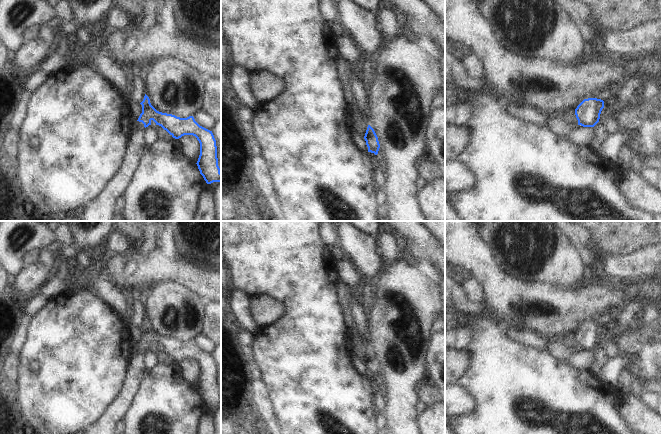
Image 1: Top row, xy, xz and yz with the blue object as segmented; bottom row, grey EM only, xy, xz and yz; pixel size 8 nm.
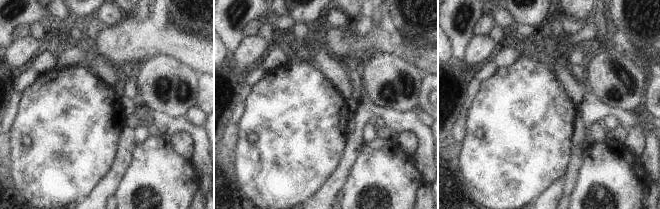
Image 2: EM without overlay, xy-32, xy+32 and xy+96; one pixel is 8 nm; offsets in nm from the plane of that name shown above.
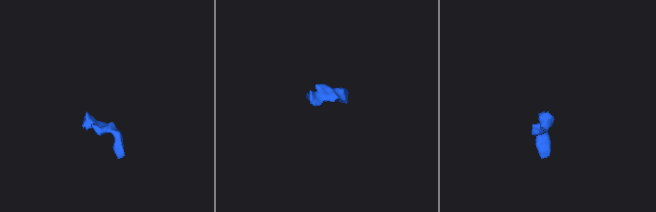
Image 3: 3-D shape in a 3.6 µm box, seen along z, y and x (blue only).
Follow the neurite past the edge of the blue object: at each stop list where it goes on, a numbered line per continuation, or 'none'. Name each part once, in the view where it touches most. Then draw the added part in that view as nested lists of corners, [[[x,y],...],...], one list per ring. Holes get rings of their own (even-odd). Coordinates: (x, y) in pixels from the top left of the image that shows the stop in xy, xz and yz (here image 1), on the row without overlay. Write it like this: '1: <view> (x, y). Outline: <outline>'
none.

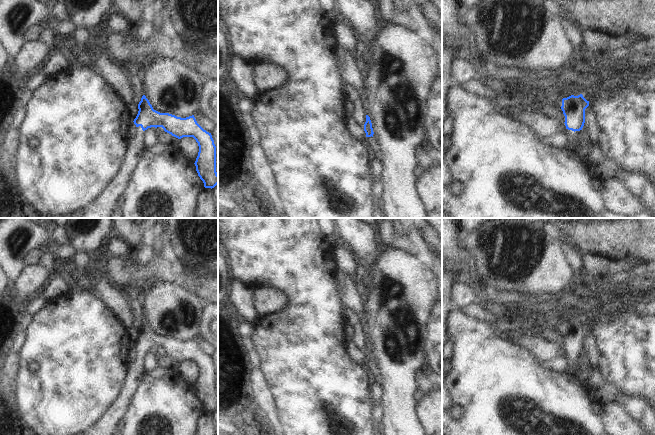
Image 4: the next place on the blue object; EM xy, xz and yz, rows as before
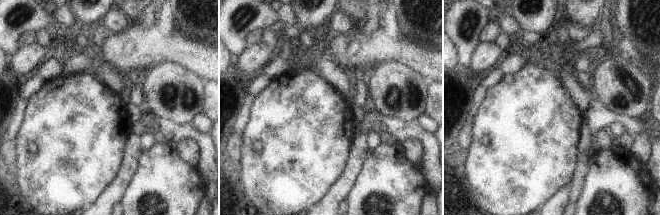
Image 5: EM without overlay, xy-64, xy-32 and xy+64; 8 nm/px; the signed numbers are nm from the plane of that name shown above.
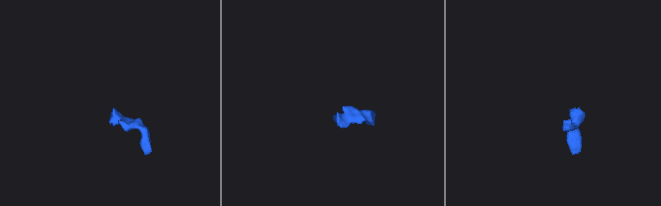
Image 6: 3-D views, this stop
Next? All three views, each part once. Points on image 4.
1: xy (106, 424). Outline: [[[139,350],[136,357],[129,361],[119,394],[102,416],[83,433],[84,435],[113,435],[138,388],[141,376],[145,373],[143,358],[144,355]]]

